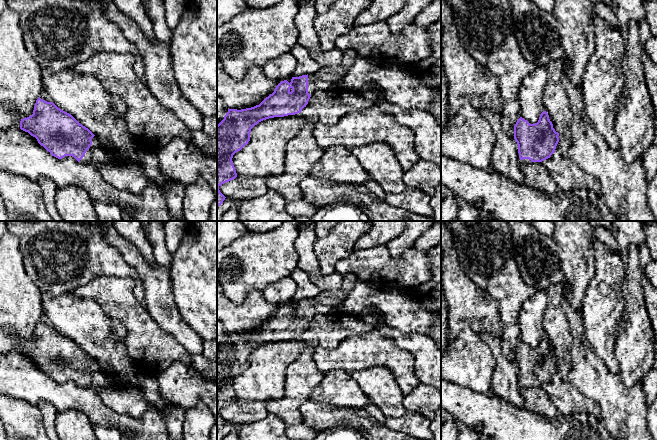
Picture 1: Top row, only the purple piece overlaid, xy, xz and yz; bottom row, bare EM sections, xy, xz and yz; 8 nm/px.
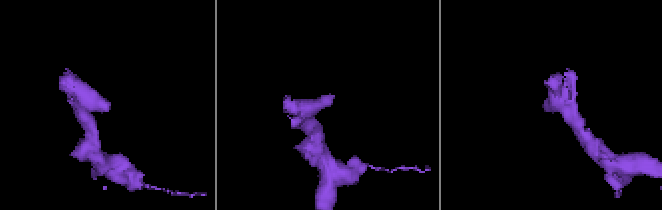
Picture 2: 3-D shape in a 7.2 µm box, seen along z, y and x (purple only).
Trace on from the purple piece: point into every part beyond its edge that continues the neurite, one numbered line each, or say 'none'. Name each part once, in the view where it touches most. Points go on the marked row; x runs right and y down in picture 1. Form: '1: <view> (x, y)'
1: xy (97, 155)

